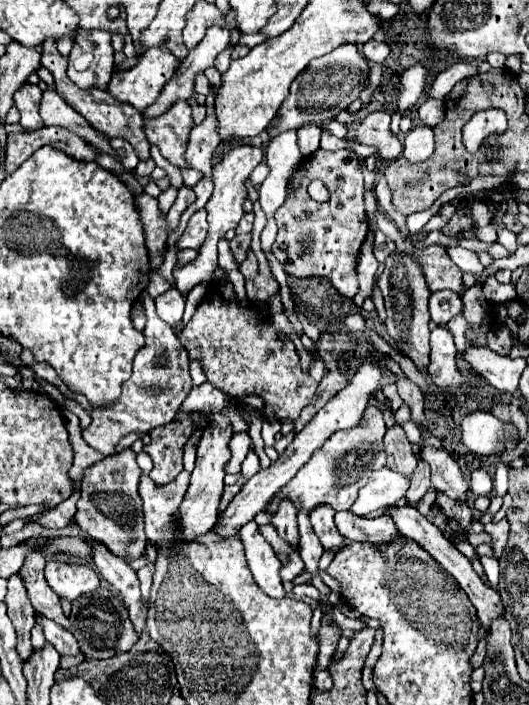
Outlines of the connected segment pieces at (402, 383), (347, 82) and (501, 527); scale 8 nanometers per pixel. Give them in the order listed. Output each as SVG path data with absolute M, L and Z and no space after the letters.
M393 375L393 377L395 377L395 385L399 389L401 399L411 407L411 419L419 427L425 427L427 421L423 415L423 393L421 393L419 385L415 385L409 377L399 377L399 375Z
M341 45L335 51L319 59L313 59L313 63L309 63L309 67L301 75L297 75L297 79L291 83L291 93L277 111L275 127L267 129L267 133L275 137L283 131L299 129L301 125L307 123L323 125L325 121L333 119L339 111L347 109L359 97L367 73L369 73L367 59L359 55L355 45Z
M507 519L497 521L497 523L489 523L485 527L485 533L489 533L493 537L493 551L495 551L495 557L499 559L501 553L503 553L503 549L505 549L505 543L507 543L507 533L509 533Z

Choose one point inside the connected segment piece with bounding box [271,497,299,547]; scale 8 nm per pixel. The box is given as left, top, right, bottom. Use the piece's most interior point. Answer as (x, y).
(284, 520)

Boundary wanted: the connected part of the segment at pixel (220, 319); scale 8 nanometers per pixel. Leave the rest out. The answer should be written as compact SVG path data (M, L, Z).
M209 287L201 305L197 307L197 313L183 327L179 339L191 359L201 359L207 381L211 381L213 387L221 389L233 399L239 399L241 405L253 407L265 419L277 419L277 421L293 419L295 421L301 409L309 405L315 395L317 381L309 375L309 369L301 369L301 357L295 351L295 345L289 341L289 337L283 335L265 315L257 315L253 307L243 313L237 305L233 287Z

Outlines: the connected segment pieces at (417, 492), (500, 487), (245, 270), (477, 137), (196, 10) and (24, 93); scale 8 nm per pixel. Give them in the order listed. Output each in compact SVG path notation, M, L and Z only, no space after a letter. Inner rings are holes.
M423 459L419 461L417 469L413 471L413 479L411 479L411 487L409 487L409 495L407 495L407 501L409 505L415 505L423 495L425 491L429 489L429 463L425 463Z
M499 461L497 463L497 473L495 473L495 495L503 497L505 491L507 491L507 467Z
M249 251L249 255L247 255L247 263L241 265L239 271L243 273L245 279L255 279L255 275L257 275L257 257L253 255L253 251Z
M501 109L475 113L463 127L462 140L469 151L477 151L493 131L505 131L507 119Z
M197 1L193 9L187 13L187 25L183 29L183 43L187 45L187 49L195 47L195 43L199 43L205 37L205 31L213 23L219 23L219 25L223 23L221 11L213 3Z
M25 83L15 95L15 107L21 113L21 125L25 129L41 127L41 117L39 117L41 95L43 95L43 91L39 89L39 85L33 85L33 83Z

